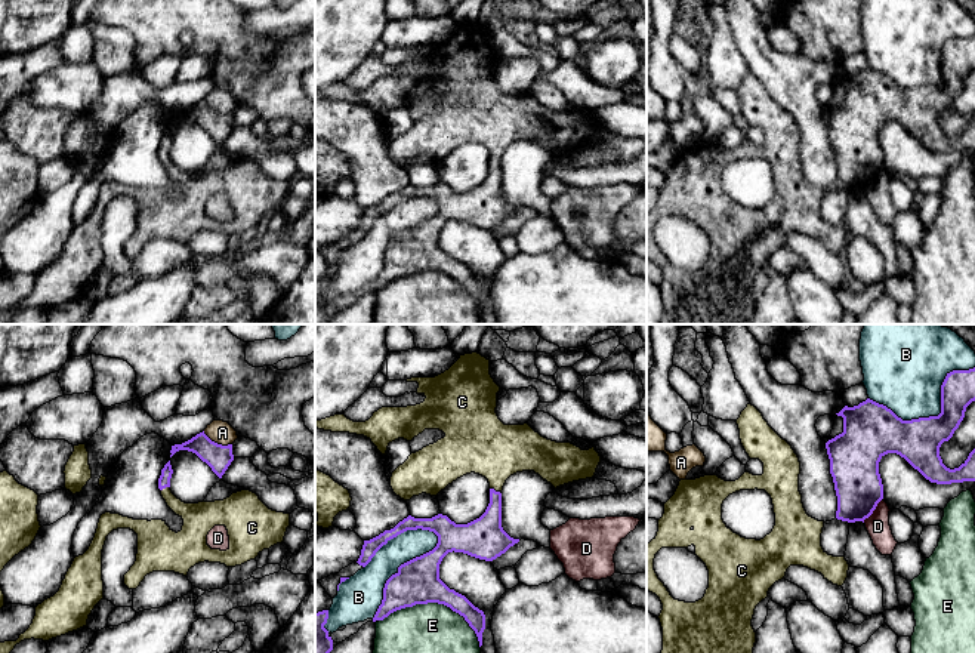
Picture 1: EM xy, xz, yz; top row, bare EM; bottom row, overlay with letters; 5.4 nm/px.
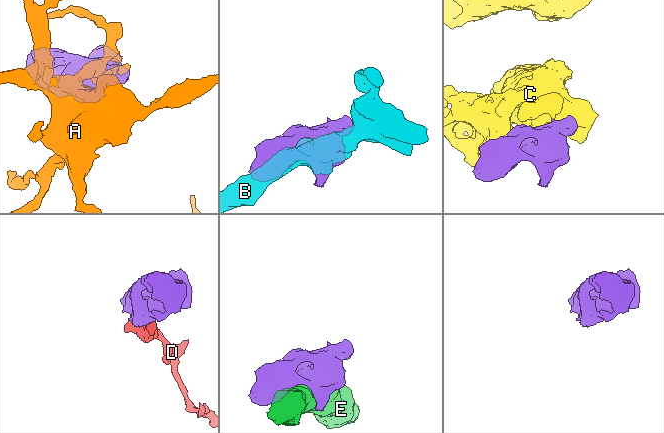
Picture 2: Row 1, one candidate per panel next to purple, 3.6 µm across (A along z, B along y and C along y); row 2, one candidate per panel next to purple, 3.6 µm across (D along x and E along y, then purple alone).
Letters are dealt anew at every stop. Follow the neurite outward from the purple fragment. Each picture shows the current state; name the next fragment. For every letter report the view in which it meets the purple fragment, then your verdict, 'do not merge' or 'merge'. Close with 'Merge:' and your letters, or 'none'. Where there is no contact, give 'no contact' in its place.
A: xy | do not merge
B: xz | do not merge
C: xz | merge
D: yz | do not merge
E: xz | do not merge
Merge: C

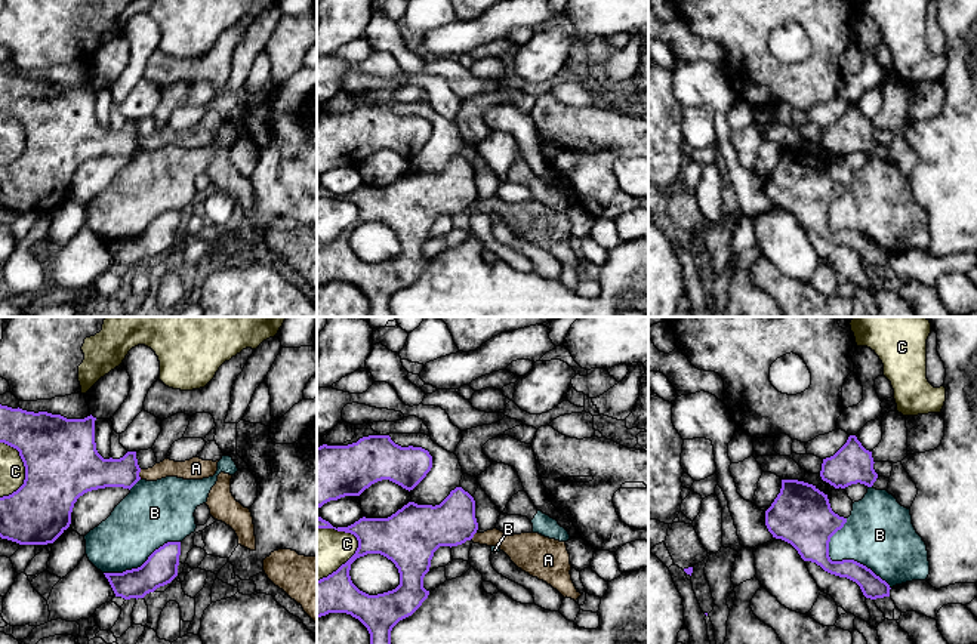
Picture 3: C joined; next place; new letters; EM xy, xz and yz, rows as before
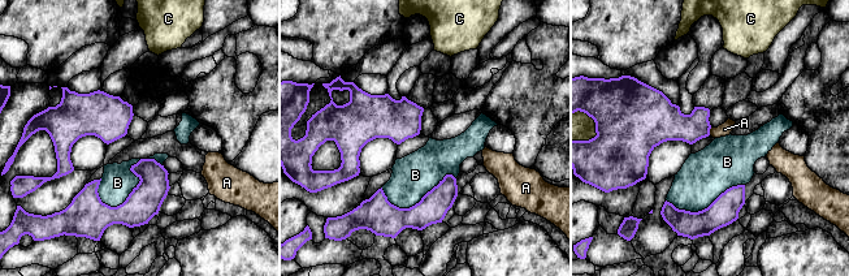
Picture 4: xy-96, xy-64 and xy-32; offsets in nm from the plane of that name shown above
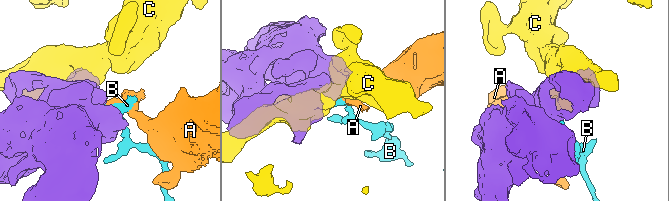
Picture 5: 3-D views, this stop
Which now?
A: xy | do not merge
B: yz | do not merge
C: xy | do not merge
Merge: none

